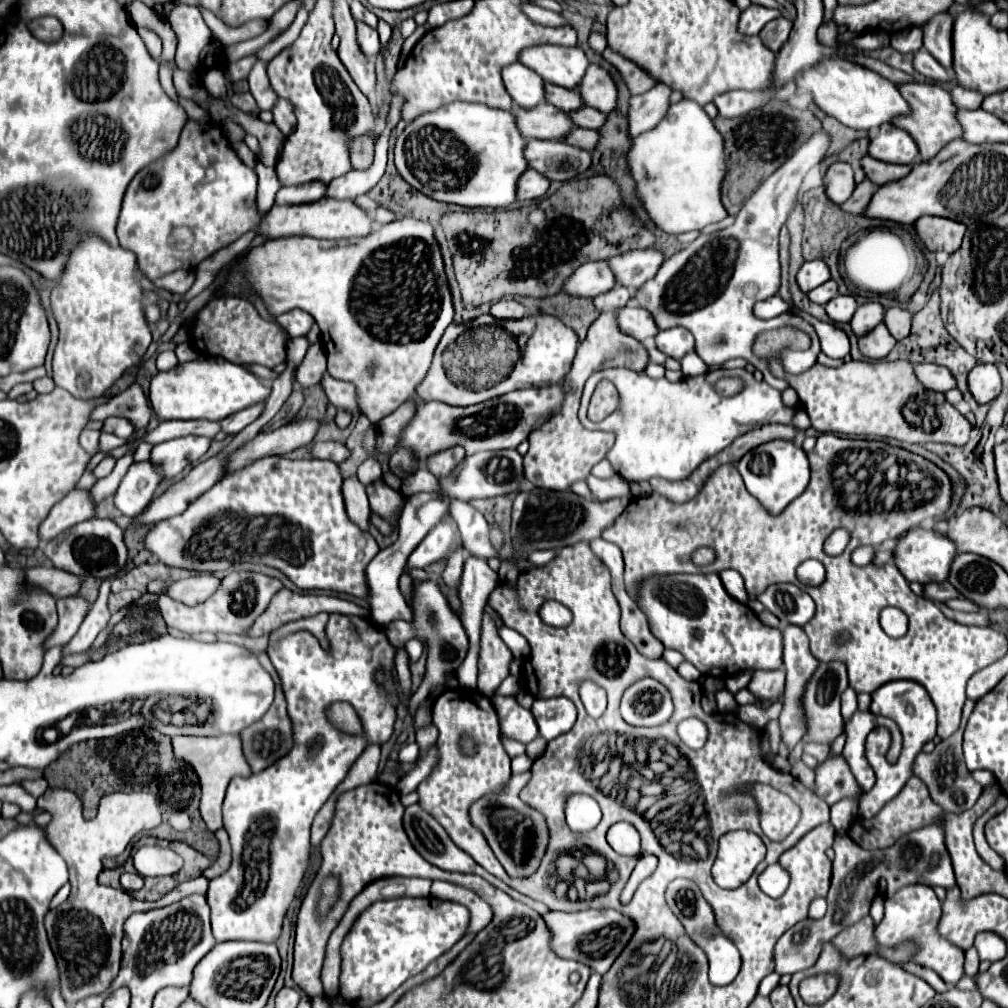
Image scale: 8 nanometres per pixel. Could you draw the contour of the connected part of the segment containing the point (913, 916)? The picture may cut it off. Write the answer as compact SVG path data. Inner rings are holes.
M924 884L906 886L896 896L888 898L884 906L886 906L884 920L874 930L874 938L878 940L878 944L882 944L884 948L894 948L906 940L914 940L920 950L916 950L912 962L936 970L946 984L956 984L964 976L964 950L952 946L948 940L940 938L936 932L942 910L940 910L940 900L930 886L924 886Z

